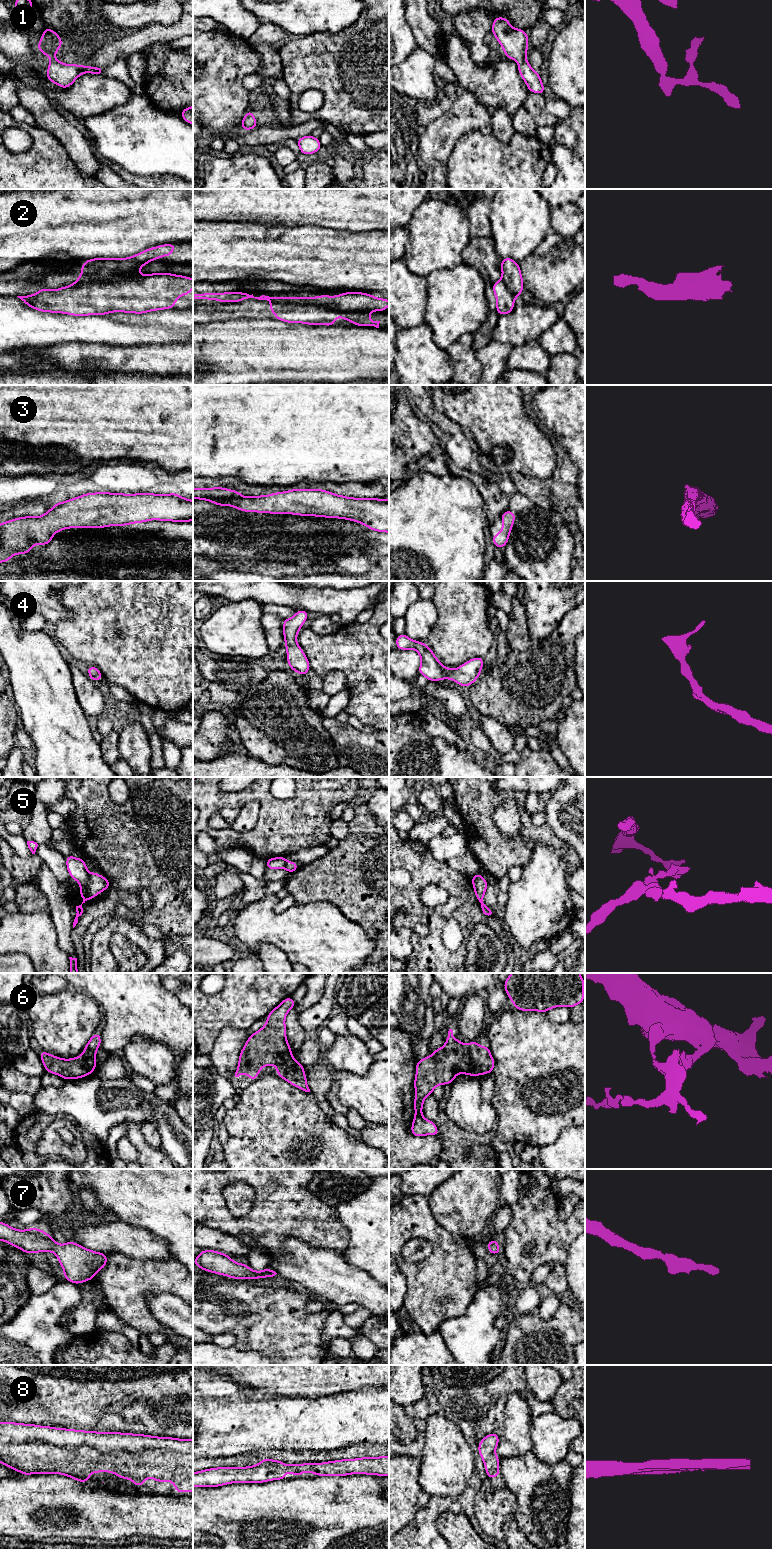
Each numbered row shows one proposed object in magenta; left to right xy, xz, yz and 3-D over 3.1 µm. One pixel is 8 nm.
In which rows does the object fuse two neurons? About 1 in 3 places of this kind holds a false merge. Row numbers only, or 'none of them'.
2, 5

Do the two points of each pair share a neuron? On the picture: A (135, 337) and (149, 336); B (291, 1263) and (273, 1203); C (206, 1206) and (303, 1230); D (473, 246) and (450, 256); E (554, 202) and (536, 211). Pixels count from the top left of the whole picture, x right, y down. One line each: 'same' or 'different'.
A: same
B: different
C: same
D: different
E: different

